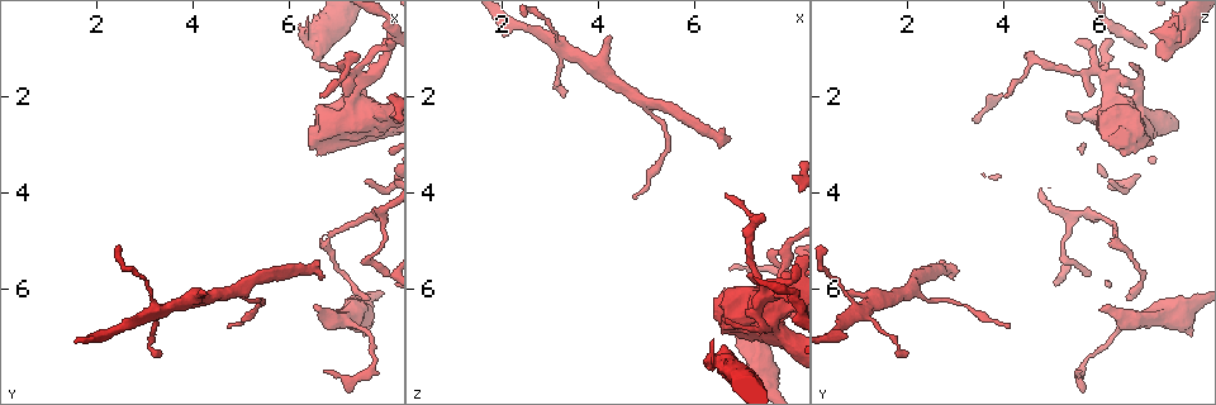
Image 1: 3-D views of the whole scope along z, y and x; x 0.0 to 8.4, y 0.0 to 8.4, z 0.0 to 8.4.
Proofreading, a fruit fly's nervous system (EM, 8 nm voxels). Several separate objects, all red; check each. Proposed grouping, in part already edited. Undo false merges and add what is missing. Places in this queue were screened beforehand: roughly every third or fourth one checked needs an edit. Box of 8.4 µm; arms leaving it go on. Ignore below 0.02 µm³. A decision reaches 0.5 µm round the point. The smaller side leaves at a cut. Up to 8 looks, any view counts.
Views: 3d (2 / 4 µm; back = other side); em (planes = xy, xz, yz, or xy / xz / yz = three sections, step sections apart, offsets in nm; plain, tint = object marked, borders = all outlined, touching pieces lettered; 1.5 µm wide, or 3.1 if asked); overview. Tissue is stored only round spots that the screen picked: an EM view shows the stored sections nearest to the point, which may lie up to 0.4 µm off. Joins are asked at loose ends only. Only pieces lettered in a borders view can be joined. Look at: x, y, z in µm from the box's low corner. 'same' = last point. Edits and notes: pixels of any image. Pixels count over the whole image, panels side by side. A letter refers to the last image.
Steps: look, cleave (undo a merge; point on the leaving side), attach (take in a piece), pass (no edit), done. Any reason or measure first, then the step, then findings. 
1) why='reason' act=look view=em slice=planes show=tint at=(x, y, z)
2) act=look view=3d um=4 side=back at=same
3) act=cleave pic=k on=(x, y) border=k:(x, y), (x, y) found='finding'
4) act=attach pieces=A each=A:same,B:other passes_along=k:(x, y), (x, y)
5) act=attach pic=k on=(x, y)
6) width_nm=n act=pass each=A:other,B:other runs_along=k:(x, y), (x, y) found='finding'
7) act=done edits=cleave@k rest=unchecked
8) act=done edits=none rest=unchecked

act=look view=em slice=planes show=borders at=(4.30, 6.10, 0.75)

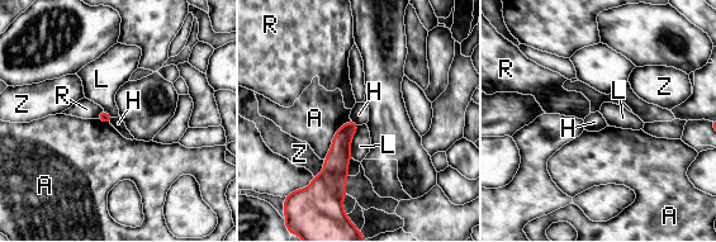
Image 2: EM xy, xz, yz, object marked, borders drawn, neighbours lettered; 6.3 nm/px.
act=pass each=A:other,H:other,L:other,R:other,Z:other runs_along=2:(351, 124), (338, 155), (340, 194) found='no lettered piece goes on from it'

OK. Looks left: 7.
why='branch stops here' act=look view=3d um=2 at=(6.80, 5.70, 2.90)

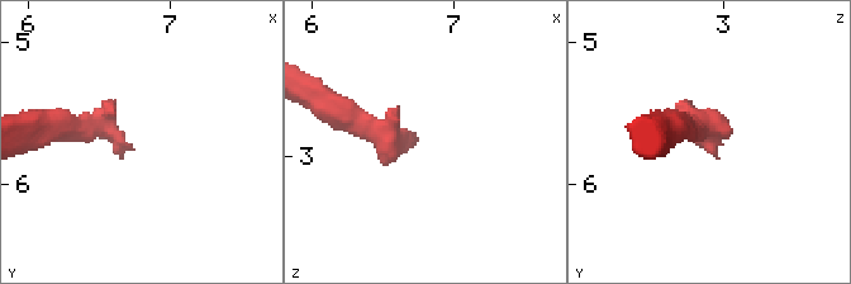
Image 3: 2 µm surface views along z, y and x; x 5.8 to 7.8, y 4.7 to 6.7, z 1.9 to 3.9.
why='shape alone is not enough' act=look view=em slice=planes show=plain at=(6.74, 5.72, 2.90)

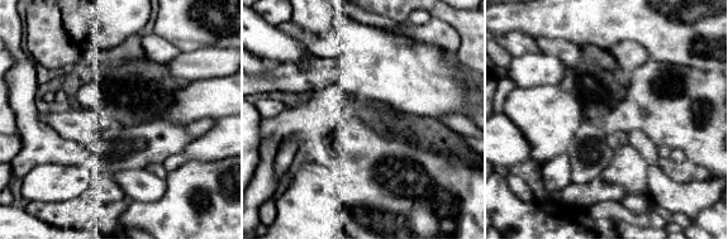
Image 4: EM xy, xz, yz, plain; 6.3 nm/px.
why='what lies round it' act=look view=em slice=planes show=borders at=same

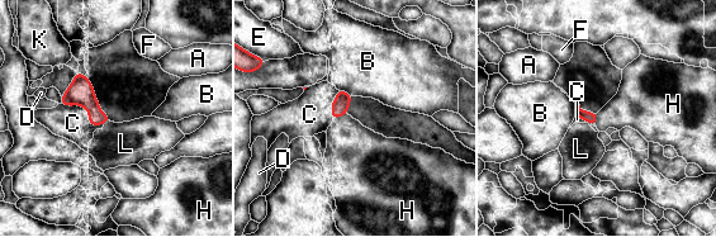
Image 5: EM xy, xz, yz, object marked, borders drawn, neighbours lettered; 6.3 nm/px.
act=pass each=A:other,B:other,C:other,D:other,E:other,F:other,H:other,K:other,L:other border=5:(110, 121), (103, 123) found='none of them fits'

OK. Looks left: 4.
why='tapers out' act=look view=em slice=planes show=borders at=(6.60, 2.00, 4.05)

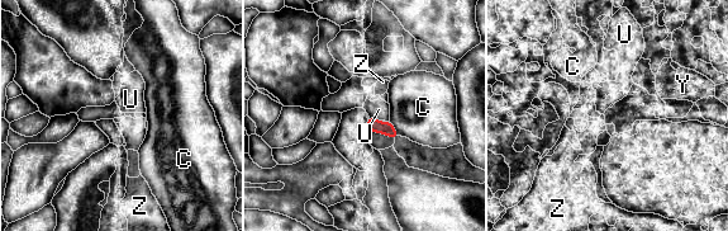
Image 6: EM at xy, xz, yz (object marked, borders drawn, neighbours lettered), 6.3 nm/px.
longest_contact=C:110nm act=pass each=C:other,U:other,Y:other,Z:other border=6:(369, 116), (381, 122) found='no lettered piece goes on from it'

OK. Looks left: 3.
act=done edits=none rest=unchecked

